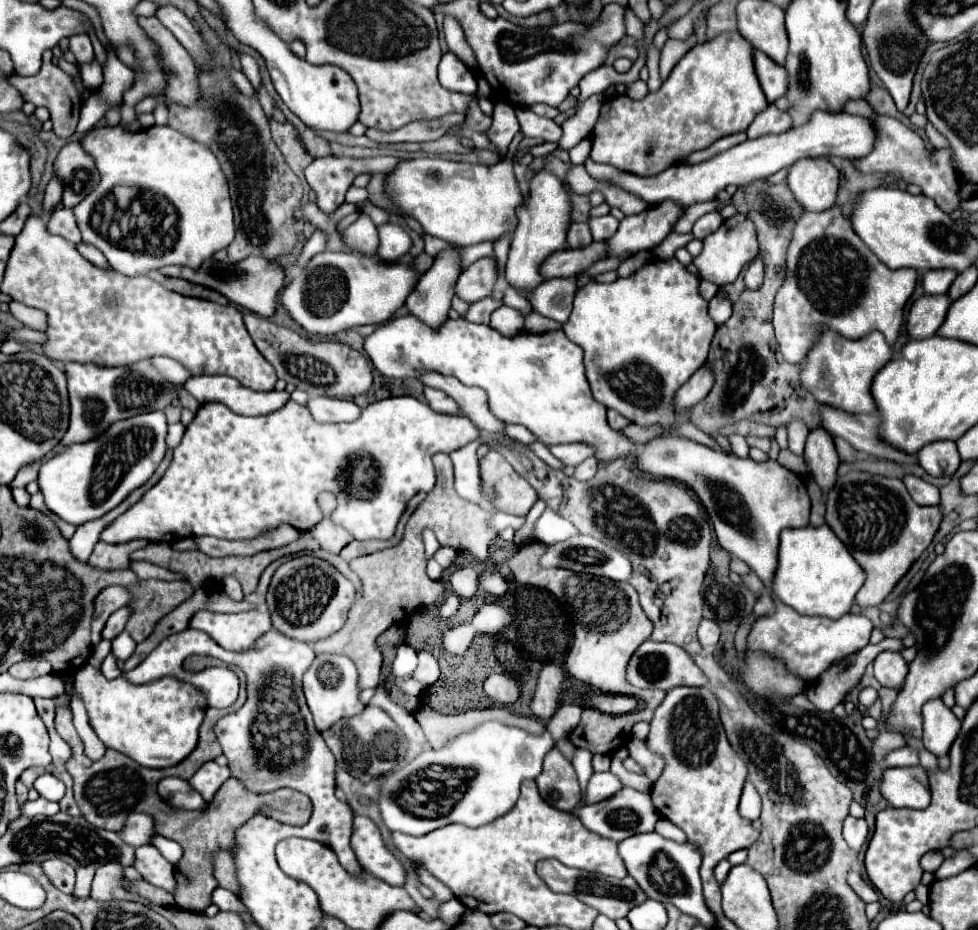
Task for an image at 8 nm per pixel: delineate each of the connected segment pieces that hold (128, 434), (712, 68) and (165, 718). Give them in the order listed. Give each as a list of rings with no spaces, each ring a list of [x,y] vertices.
[[[163,411],[143,413],[109,425],[103,433],[87,443],[63,447],[51,459],[43,461],[39,487],[47,507],[73,525],[103,517],[115,509],[133,489],[151,479],[167,451],[167,419]]]
[[[733,31],[733,33],[721,33],[715,39],[695,45],[675,65],[669,79],[661,85],[659,91],[649,93],[641,101],[635,101],[627,95],[619,95],[619,97],[607,99],[603,107],[609,107],[609,109],[601,113],[597,125],[593,127],[591,159],[595,163],[621,161],[621,163],[609,163],[609,165],[615,165],[623,171],[629,171],[641,177],[649,177],[681,163],[693,151],[709,147],[719,137],[745,131],[749,123],[755,119],[755,115],[763,111],[763,107],[767,107],[767,99],[755,75],[753,47],[739,31]]]
[[[89,663],[83,665],[75,673],[75,695],[83,701],[87,713],[89,713],[89,725],[97,733],[97,737],[109,747],[117,749],[123,755],[129,755],[141,765],[151,765],[155,769],[163,769],[167,765],[181,763],[195,747],[199,739],[199,727],[203,723],[205,711],[207,711],[207,697],[203,691],[199,691],[195,685],[179,681],[177,677],[161,677],[159,681],[151,681],[145,685],[133,685],[129,681],[123,681],[123,677],[117,677],[113,681],[107,681],[101,671],[91,667]]]

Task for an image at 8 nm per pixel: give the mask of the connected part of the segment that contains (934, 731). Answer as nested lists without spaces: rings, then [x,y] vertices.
[[[941,699],[929,701],[923,707],[923,745],[935,757],[947,755],[951,743],[961,731],[961,721]]]

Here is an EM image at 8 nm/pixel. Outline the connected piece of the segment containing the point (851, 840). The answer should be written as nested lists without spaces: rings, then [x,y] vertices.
[[[847,817],[845,819],[845,825],[843,825],[843,837],[847,841],[847,845],[859,853],[859,849],[863,847],[863,843],[867,841],[867,835],[869,835],[869,829],[867,829],[867,823],[865,819],[855,819],[855,817]]]

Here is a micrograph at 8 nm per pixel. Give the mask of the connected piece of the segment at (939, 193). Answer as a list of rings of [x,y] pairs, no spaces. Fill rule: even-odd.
[[[875,113],[871,121],[875,125],[873,149],[869,155],[853,159],[853,165],[861,173],[899,173],[907,183],[919,185],[923,189],[923,195],[933,199],[939,205],[939,209],[951,215],[961,203],[957,197],[957,173],[953,173],[951,165],[951,149],[927,149],[921,137],[907,125],[903,125],[899,119]]]

